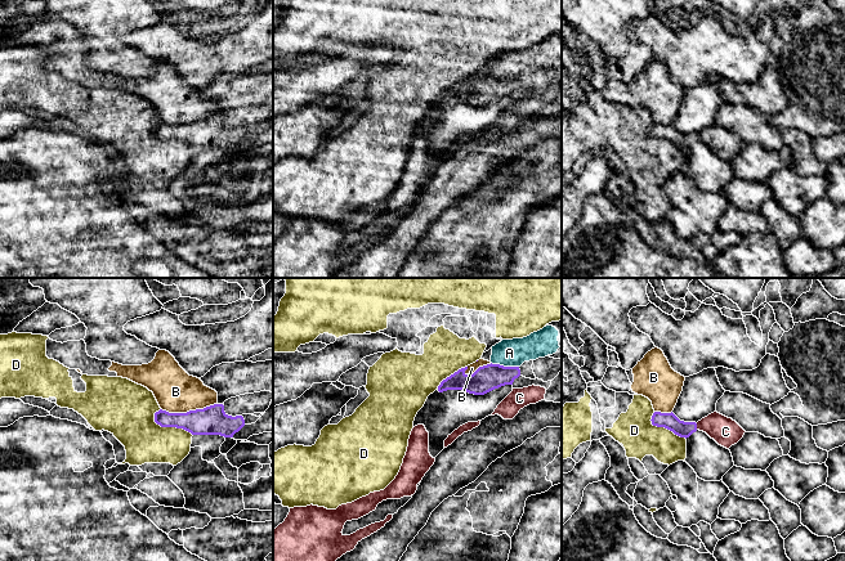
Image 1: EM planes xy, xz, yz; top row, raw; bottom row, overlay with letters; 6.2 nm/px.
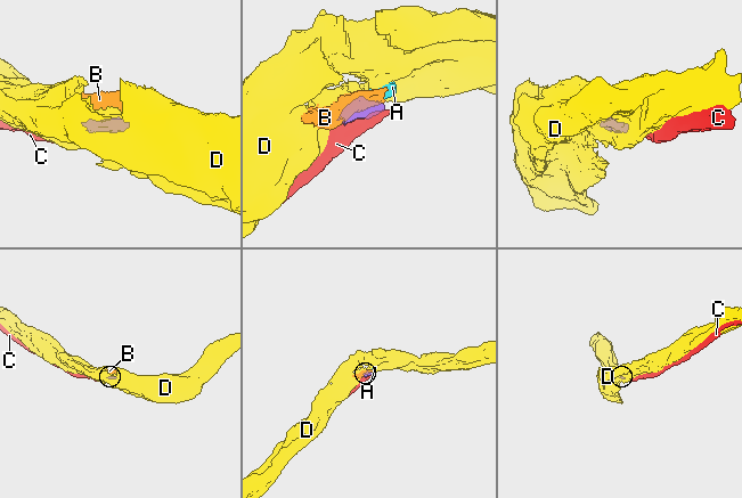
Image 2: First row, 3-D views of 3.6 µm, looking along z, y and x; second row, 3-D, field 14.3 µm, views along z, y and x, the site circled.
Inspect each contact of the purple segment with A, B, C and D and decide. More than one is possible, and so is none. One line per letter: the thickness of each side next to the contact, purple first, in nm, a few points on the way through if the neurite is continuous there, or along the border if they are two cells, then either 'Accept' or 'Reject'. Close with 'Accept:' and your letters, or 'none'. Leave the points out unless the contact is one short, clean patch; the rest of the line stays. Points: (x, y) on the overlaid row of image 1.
A: Thickness 160 nm (purple) against 180 nm. Path across: xz (486, 378), (499, 373), (505, 367), (505, 359), (509, 353). Accept
B: Thickness 180 nm (purple) against 260 nm. Boundary: xy (217, 403), (186, 412), (166, 412), (161, 409). Reject
C: Thickness 100 nm (purple) against 170 nm. Accept
D: Thickness 180 nm (purple) against 280 nm. Reject
Accept: A, C

